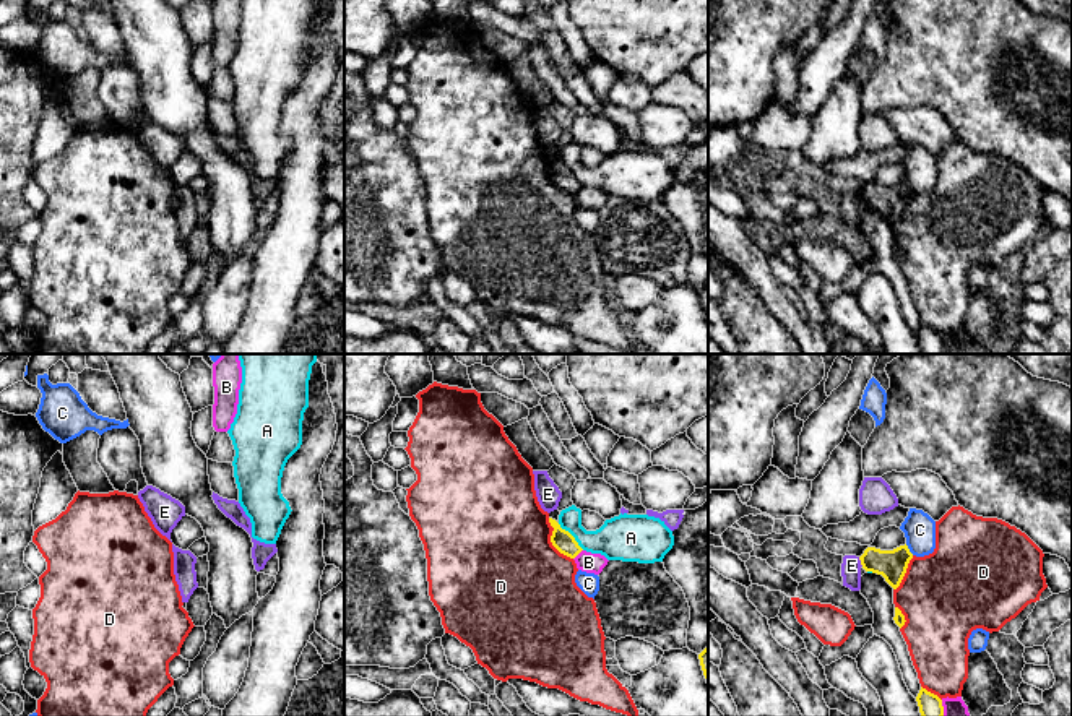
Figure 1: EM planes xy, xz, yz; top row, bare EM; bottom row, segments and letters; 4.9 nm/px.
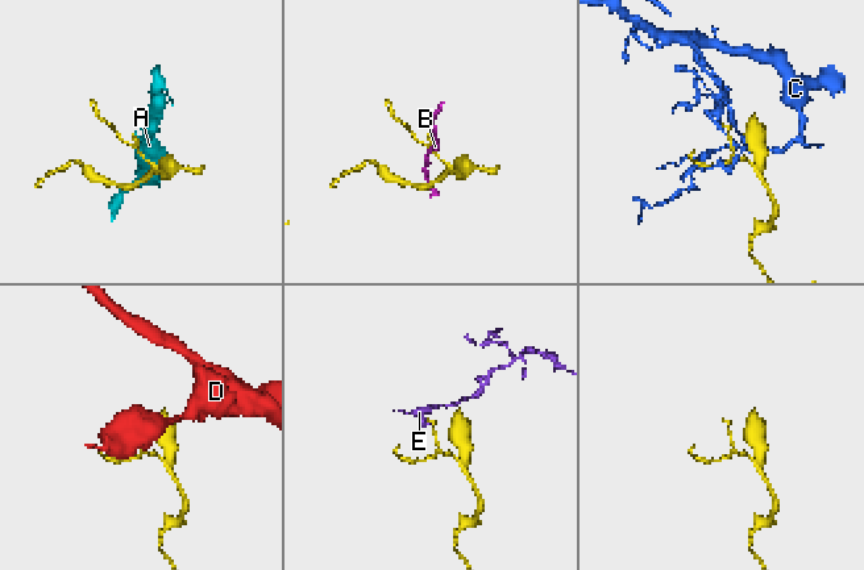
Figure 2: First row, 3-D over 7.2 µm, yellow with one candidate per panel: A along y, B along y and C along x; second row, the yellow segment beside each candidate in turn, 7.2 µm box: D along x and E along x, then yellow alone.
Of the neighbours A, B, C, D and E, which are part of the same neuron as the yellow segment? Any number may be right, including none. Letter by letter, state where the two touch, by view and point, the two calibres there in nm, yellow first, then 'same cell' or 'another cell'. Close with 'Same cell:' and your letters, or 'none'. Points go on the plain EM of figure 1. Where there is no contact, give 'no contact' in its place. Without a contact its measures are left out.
A: meets yellow in xz at (572, 172); 100 nm thick on the yellow side, 220 nm on the other; another cell
B: meets yellow in xz at (579, 189); 100 nm thick on the yellow side, 100 nm on the other; another cell
C: meets yellow in yz at (908, 185); 150 nm thick on the yellow side, 160 nm on the other; another cell
D: meets yellow in xz at (551, 177); 100 nm thick on the yellow side, 500 nm on the other; another cell
E: meets yellow in yz at (861, 198); 150 nm thick on the yellow side, 100 nm on the other; another cell
Same cell: none

